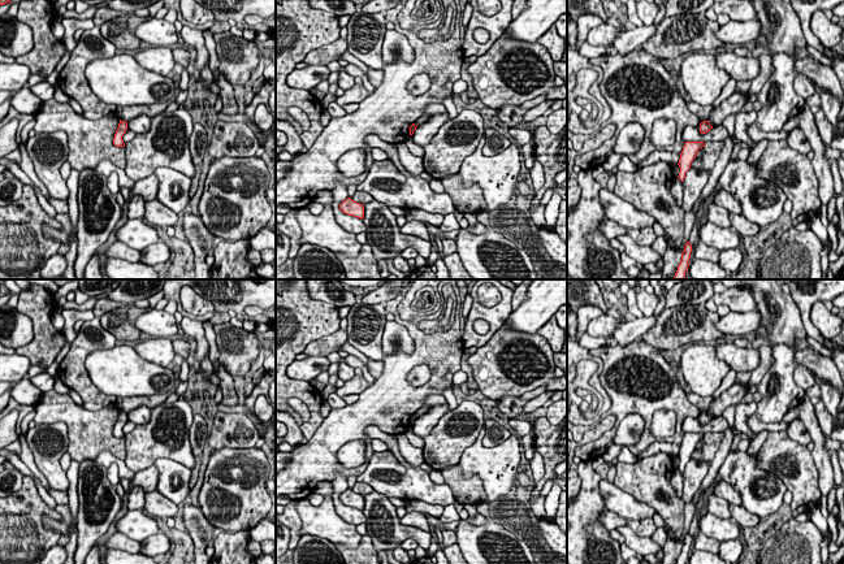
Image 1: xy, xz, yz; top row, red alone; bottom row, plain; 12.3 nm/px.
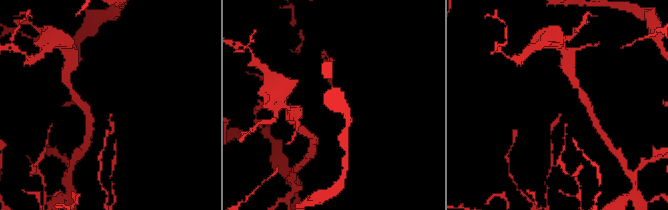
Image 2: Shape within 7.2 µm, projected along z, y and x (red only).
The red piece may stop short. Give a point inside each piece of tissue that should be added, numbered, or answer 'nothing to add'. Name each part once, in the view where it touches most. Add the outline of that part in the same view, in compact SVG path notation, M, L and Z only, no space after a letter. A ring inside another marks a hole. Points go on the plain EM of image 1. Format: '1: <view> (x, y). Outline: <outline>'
nothing to add

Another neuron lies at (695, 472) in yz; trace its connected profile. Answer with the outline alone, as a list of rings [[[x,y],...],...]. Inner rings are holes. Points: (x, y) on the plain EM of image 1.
[[[691,459],[685,464],[685,469],[683,472],[684,483],[681,495],[681,500],[684,502],[684,504],[691,503],[693,500],[693,496],[698,491],[707,472],[709,472],[707,461],[697,463]]]

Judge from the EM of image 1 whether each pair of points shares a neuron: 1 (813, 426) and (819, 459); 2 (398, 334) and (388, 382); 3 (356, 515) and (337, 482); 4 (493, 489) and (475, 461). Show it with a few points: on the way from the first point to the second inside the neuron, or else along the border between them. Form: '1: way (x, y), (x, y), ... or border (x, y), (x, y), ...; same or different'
1: way (816, 434), (818, 438), (818, 451); same
2: border (394, 321), (399, 322), (412, 339), (411, 354); different
3: way (346, 512), (337, 503), (337, 493); same
4: way (493, 482), (481, 468); same

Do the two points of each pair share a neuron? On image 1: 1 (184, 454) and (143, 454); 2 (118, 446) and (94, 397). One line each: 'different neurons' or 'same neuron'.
1: same neuron
2: different neurons

